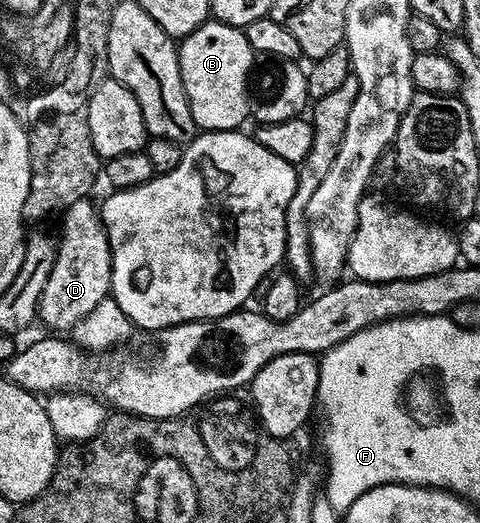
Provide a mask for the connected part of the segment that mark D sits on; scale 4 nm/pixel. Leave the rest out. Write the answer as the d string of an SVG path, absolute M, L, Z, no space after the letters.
M84 199L73 203L65 210L62 217L63 234L58 234L57 237L53 271L45 279L45 291L39 297L38 320L44 321L51 328L48 330L51 331L74 330L78 321L85 319L85 315L89 315L89 311L93 311L93 307L97 307L97 303L108 300L111 292L111 248L103 220L99 218L96 202Z

